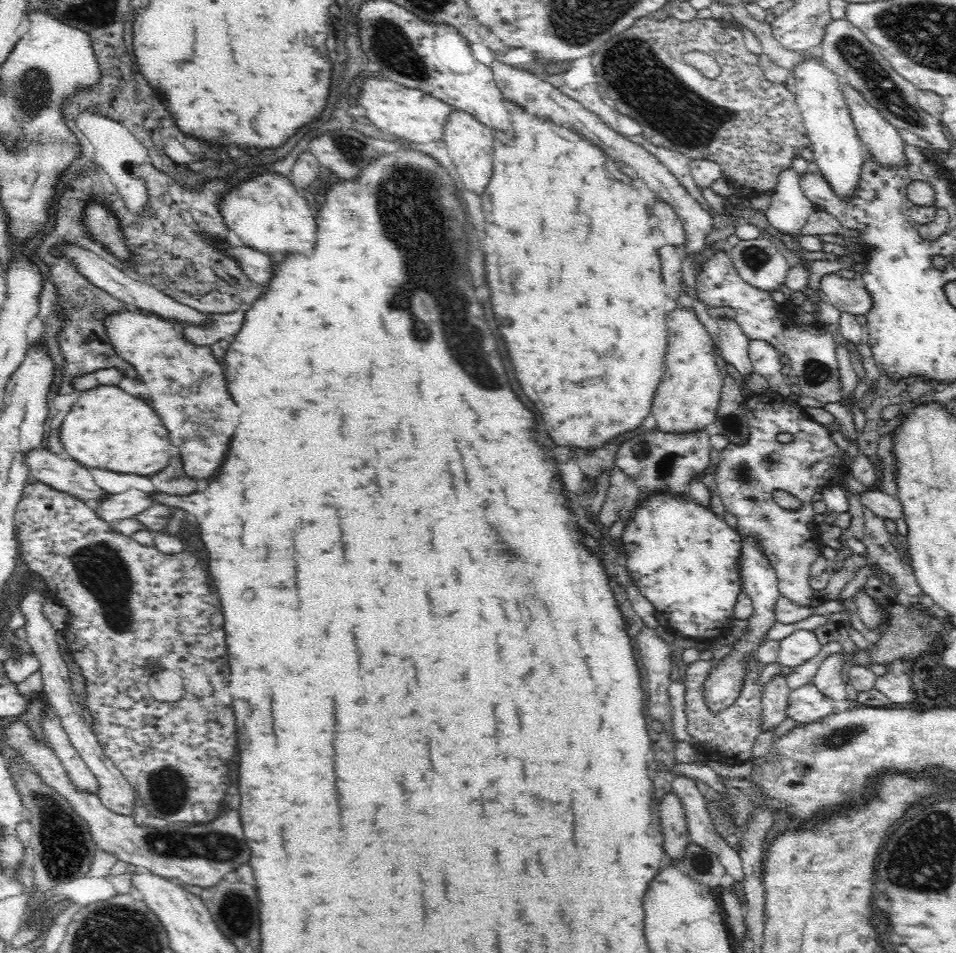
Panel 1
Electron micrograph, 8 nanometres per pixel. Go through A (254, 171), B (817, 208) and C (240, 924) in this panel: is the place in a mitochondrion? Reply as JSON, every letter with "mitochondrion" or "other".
{"A":"other","B":"other","C":"mitochondrion"}

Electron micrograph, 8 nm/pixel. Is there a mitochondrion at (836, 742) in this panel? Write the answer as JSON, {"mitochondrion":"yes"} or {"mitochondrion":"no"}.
{"mitochondrion":"yes"}

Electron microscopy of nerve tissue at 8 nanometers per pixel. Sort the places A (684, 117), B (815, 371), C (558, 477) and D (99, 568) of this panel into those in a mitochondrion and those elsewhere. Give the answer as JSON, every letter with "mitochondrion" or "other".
{"A":"mitochondrion","B":"mitochondrion","C":"other","D":"mitochondrion"}

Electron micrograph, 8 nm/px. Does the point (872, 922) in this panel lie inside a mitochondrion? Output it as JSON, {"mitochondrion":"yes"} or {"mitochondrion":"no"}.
{"mitochondrion":"no"}

